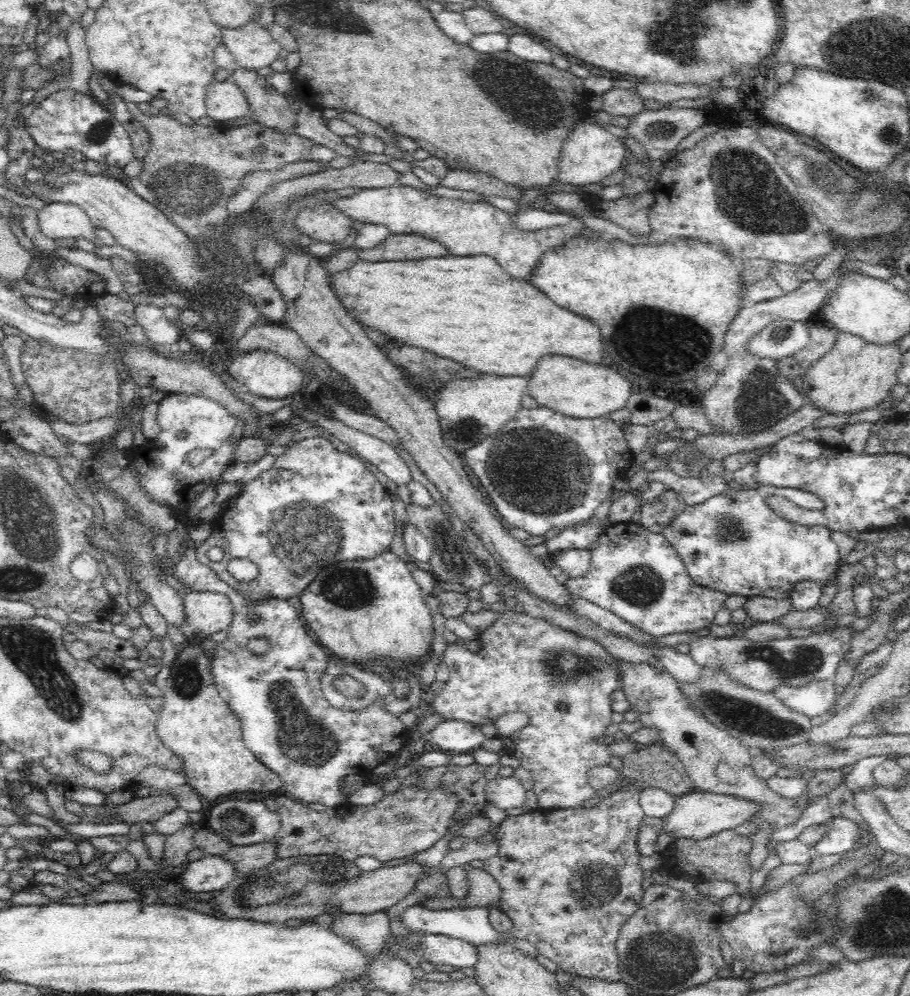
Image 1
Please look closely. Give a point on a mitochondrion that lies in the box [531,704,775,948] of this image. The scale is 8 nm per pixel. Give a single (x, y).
(603, 882)

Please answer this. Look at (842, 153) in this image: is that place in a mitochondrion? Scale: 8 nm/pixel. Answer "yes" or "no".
yes

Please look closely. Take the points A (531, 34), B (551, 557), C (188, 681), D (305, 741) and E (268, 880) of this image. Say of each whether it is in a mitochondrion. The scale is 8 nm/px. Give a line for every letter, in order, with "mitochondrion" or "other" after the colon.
A: other
B: other
C: mitochondrion
D: mitochondrion
E: mitochondrion

